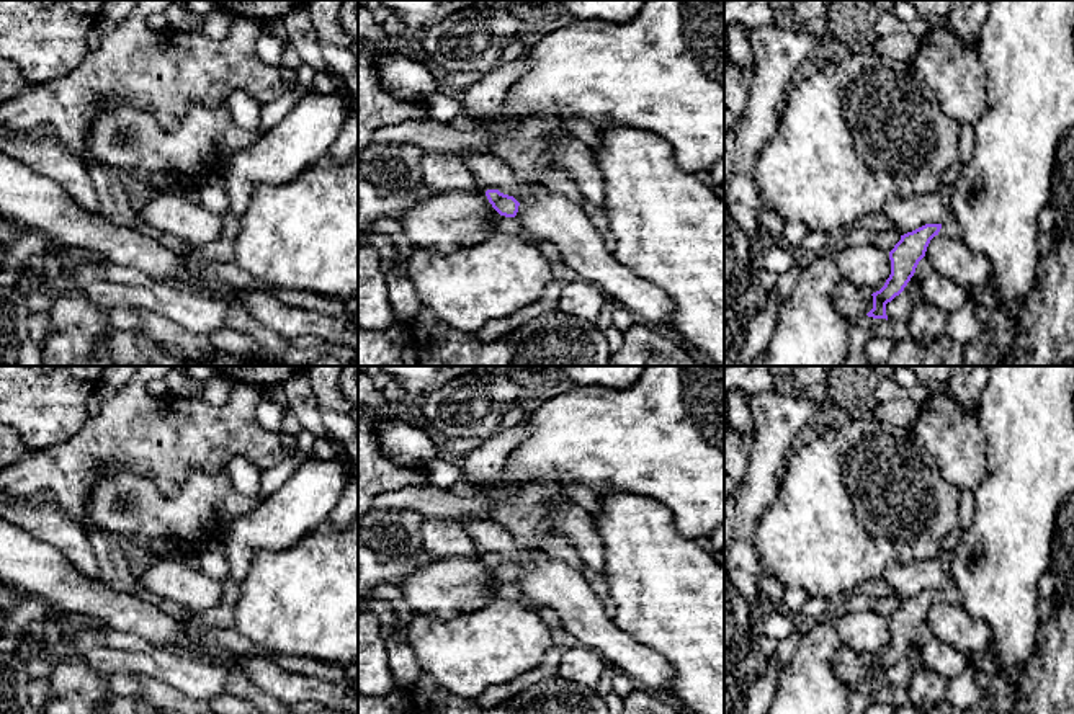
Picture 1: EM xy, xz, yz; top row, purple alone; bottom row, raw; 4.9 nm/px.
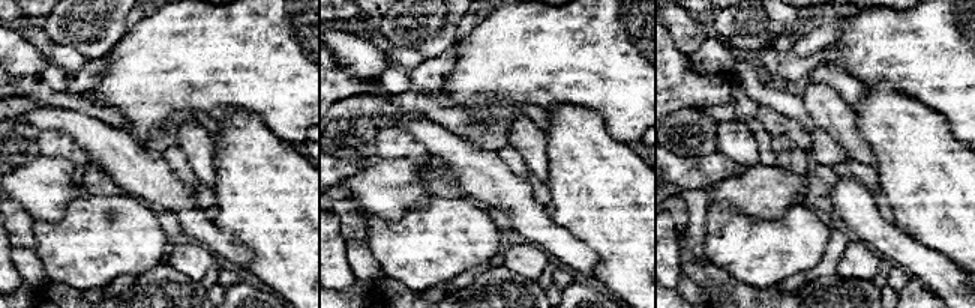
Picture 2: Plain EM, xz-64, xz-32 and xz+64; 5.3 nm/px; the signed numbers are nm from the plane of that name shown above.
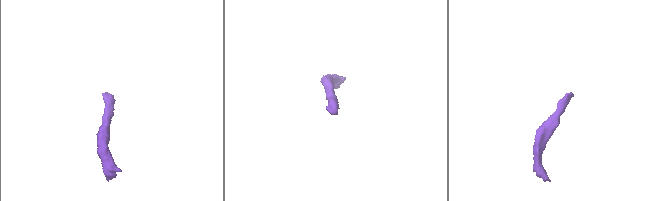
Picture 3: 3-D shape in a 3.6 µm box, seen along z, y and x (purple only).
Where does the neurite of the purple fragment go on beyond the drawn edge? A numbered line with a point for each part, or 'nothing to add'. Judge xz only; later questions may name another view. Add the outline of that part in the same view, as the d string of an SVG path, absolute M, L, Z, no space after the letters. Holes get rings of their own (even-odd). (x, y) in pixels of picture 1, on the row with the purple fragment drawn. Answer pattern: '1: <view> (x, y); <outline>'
1: xz (512, 226); M495 209L492 214L492 227L494 230L508 234L508 235L520 235L523 232L518 216L505 217L505 216L500 216Z

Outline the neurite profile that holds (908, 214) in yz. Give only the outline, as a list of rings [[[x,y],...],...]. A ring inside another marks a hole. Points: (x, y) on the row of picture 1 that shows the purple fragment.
[[[937,193],[891,198],[884,204],[883,214],[896,225],[899,235],[925,224],[943,224],[951,216],[950,208]]]

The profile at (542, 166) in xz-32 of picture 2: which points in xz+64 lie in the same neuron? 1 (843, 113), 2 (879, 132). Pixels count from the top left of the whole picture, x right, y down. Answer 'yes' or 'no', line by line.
1: yes
2: no

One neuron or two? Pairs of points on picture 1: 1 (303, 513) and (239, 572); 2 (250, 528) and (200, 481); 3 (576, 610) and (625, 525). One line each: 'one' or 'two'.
1: one
2: two
3: two

